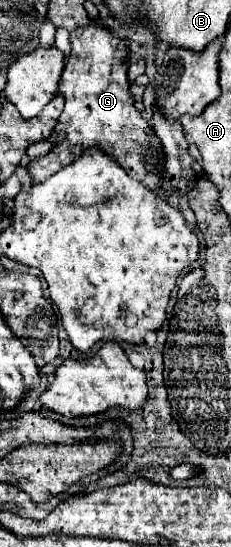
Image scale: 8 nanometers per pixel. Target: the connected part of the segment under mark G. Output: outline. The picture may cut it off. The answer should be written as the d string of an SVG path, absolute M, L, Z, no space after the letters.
M90 21L86 29L76 29L70 35L70 41L72 55L66 61L58 87L58 93L66 103L54 127L54 133L62 131L64 139L56 141L48 155L32 159L32 163L28 165L32 183L42 183L42 179L48 179L62 167L74 163L74 159L78 159L82 151L98 147L100 151L106 151L106 155L116 159L128 175L134 175L134 179L142 181L144 187L158 193L162 189L166 159L160 139L136 111L134 99L128 91L130 83L126 77L126 43L96 21Z

